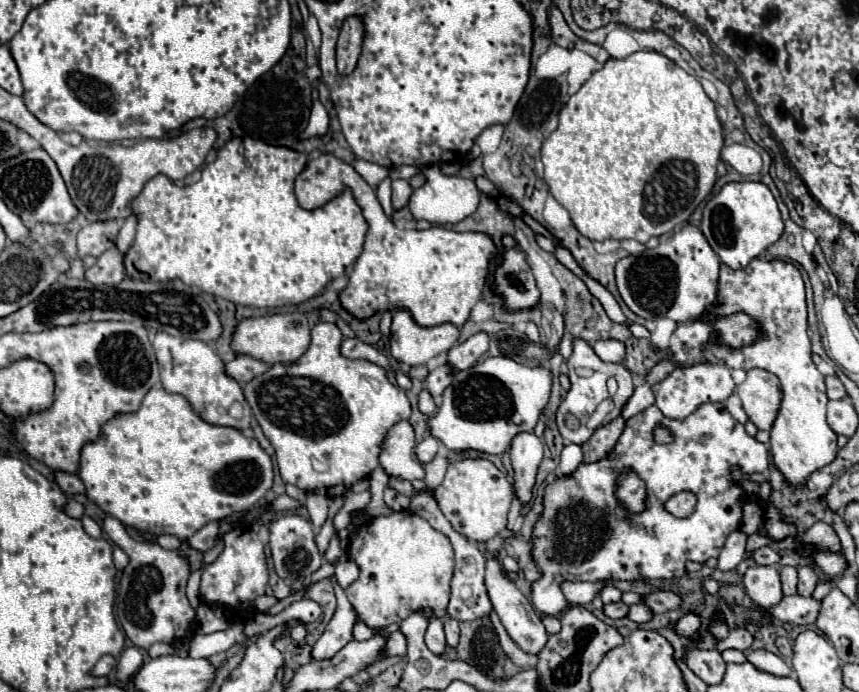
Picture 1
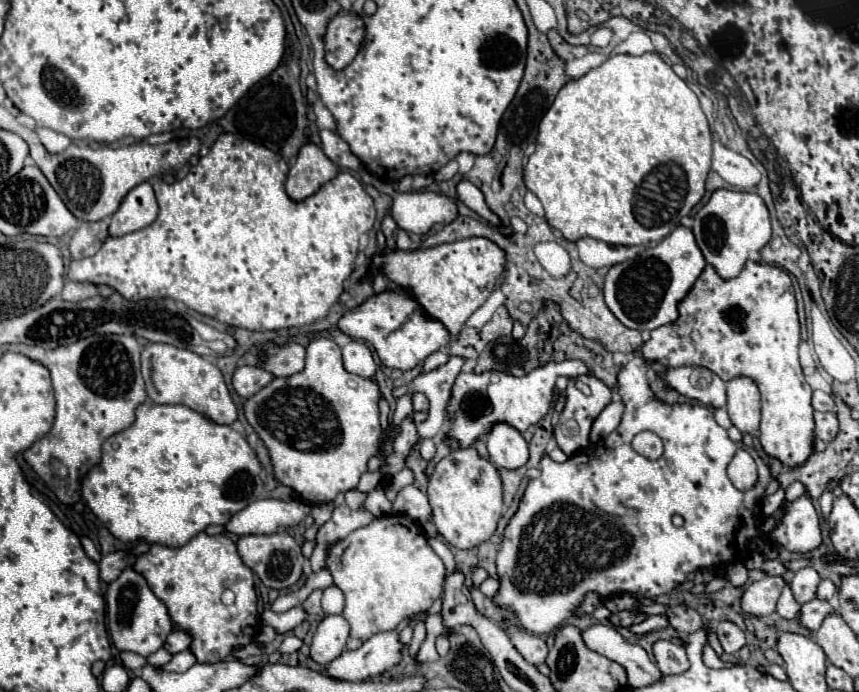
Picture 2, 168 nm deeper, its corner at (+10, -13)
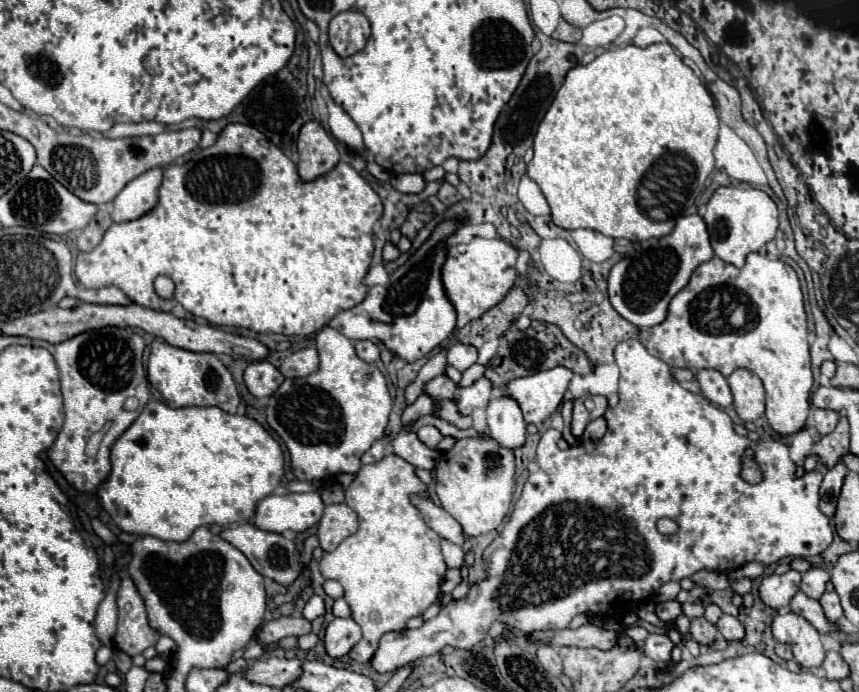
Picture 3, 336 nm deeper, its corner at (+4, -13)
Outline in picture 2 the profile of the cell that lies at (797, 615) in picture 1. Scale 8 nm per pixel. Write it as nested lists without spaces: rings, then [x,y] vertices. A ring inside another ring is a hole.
[[[813,599],[805,605],[801,605],[801,615],[799,615],[799,623],[811,631],[817,631],[819,625],[823,623],[823,619],[833,613],[831,605],[827,601],[819,601],[819,599]]]

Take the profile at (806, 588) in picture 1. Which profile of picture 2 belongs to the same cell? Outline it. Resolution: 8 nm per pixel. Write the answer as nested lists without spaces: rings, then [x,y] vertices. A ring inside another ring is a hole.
[[[805,567],[805,569],[797,571],[795,577],[793,577],[793,581],[789,583],[795,601],[799,601],[799,603],[807,603],[807,601],[815,599],[815,591],[817,591],[819,581],[821,581],[821,579],[819,579],[817,571],[811,569],[811,567]]]

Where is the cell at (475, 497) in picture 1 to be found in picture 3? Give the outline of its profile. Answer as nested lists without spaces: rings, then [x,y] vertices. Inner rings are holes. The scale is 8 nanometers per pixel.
[[[473,437],[459,439],[453,449],[443,453],[435,467],[435,491],[441,501],[441,507],[455,517],[465,535],[483,535],[497,529],[513,499],[515,485],[515,457],[511,449],[505,449],[493,437]]]

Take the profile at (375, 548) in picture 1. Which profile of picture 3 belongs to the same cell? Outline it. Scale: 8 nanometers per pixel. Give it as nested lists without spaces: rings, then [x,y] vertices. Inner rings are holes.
[[[395,453],[385,455],[381,461],[373,465],[363,465],[355,477],[355,481],[345,491],[345,503],[357,513],[359,529],[339,543],[335,551],[325,551],[321,561],[317,561],[321,575],[325,579],[335,579],[345,589],[345,601],[351,607],[351,617],[363,629],[363,639],[351,649],[349,657],[359,663],[369,663],[379,647],[379,639],[389,631],[403,631],[407,621],[415,615],[421,615],[431,603],[435,603],[439,585],[447,571],[447,565],[441,555],[441,539],[433,529],[429,529],[419,513],[419,509],[411,503],[411,495],[415,487],[427,487],[417,475],[415,467],[409,465]]]

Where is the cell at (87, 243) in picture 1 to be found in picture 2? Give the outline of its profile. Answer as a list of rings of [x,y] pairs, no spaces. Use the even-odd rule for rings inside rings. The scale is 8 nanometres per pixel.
[[[101,219],[95,223],[79,223],[79,227],[75,229],[71,243],[69,243],[71,257],[75,261],[85,259],[85,257],[93,257],[101,249],[103,241],[109,237],[107,229],[109,229],[107,219]]]

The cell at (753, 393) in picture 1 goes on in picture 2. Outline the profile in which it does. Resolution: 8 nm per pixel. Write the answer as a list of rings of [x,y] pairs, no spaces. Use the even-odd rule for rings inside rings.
[[[735,377],[727,381],[727,411],[733,425],[743,435],[759,429],[761,393],[749,377]]]

